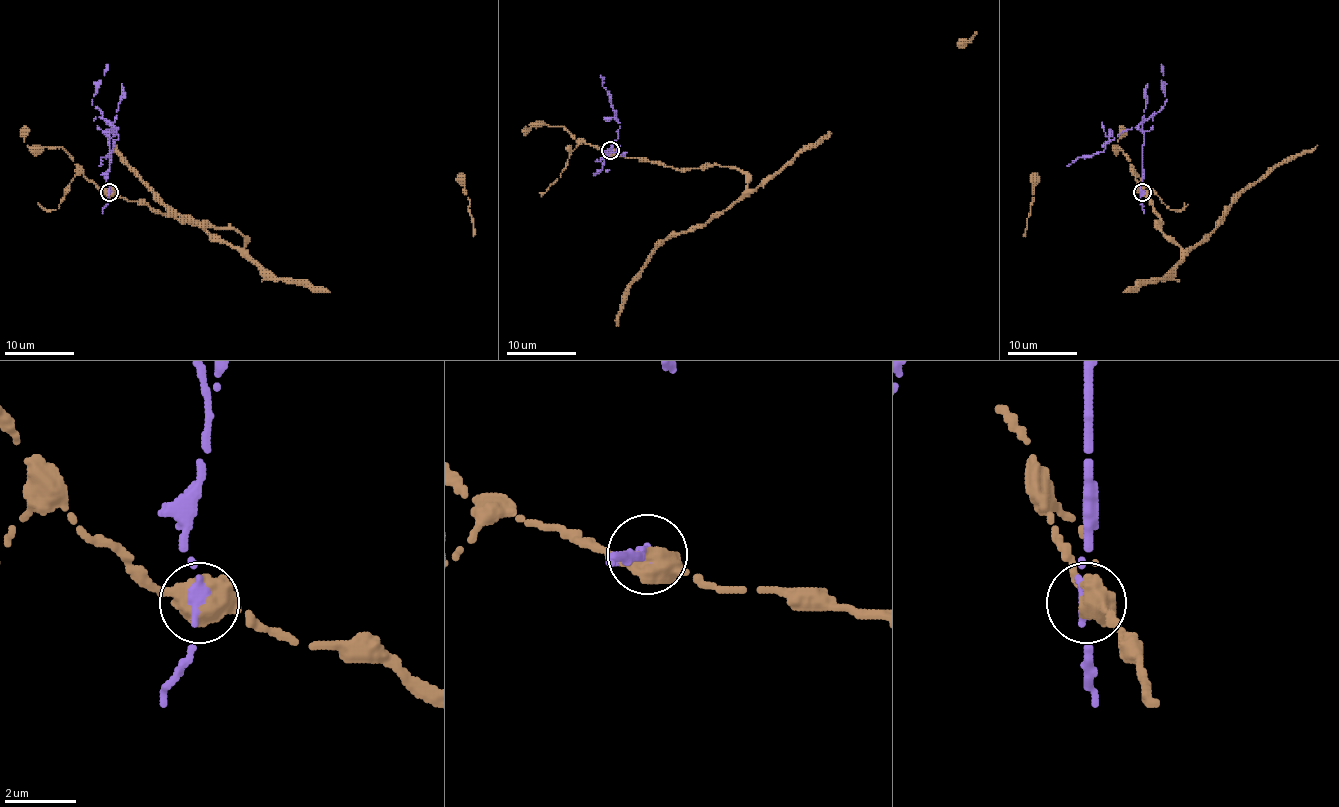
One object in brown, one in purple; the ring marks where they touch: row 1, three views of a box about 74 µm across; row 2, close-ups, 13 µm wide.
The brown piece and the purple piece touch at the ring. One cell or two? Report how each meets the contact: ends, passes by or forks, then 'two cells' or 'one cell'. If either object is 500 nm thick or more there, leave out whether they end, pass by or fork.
two cells

